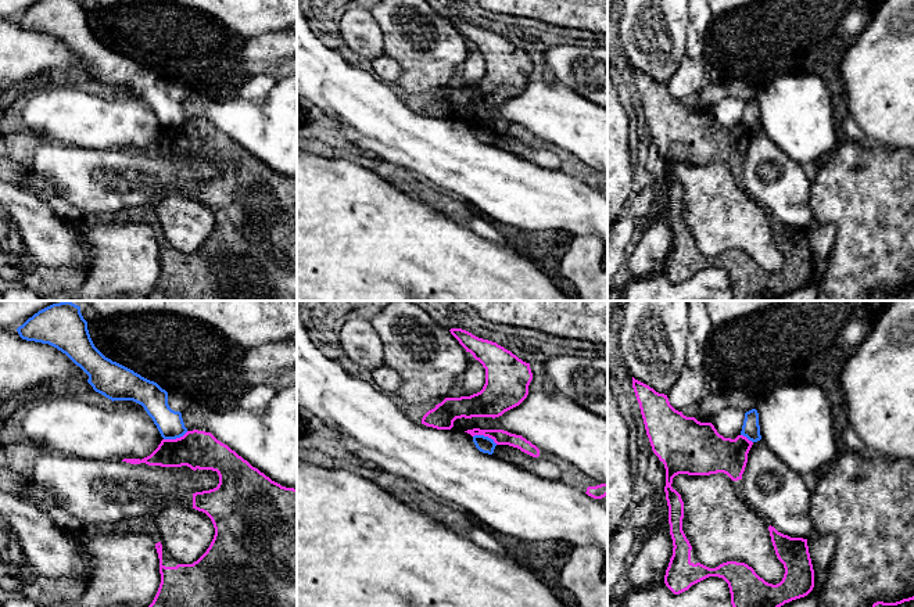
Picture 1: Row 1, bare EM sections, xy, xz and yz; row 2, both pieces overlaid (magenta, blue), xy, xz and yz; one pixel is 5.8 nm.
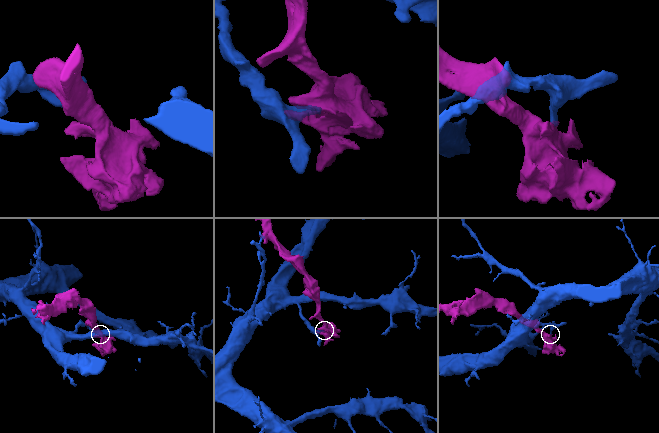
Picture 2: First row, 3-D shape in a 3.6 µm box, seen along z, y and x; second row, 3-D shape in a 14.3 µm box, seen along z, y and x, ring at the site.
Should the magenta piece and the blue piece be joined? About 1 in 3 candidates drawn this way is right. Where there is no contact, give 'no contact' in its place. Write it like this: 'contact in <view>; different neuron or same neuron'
contact in xz; different neuron

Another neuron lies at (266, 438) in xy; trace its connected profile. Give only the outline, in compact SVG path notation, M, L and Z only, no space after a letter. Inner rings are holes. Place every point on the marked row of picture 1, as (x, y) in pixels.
M297 382L276 391L262 410L245 410L236 405L218 409L189 403L182 419L187 430L194 424L198 431L211 432L272 481L297 489Z

